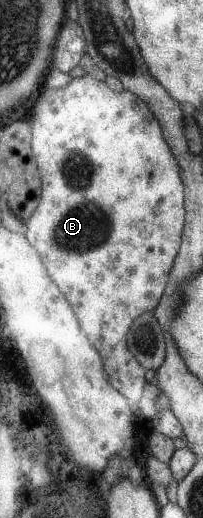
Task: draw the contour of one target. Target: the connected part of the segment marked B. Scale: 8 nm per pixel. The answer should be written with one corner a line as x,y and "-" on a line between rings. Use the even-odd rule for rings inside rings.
88,73
81,78
73,79
65,87
45,90
35,102
32,118
31,148
42,178
42,199
31,218
25,221
22,230
27,234
29,242
41,254
41,260
49,270
49,278
53,278
53,282
61,286
65,298
73,302
73,310
77,310
77,318
81,318
81,328
85,330
85,334
89,334
89,338
93,338
93,346
101,350
101,358
105,358
104,371
112,386
125,395
125,398
136,403
143,396
143,388
149,374
130,353
126,337
137,318
143,316
145,312
151,312
153,308
157,308
157,304
160,304
161,294
165,294
165,289
168,288
169,274
172,273
176,261
177,248
181,246
181,230
185,228
187,208
183,172
180,170
179,160
172,153
172,148
164,137
160,120
137,94
133,94
133,91
127,88
121,92
114,91
105,80
98,80

